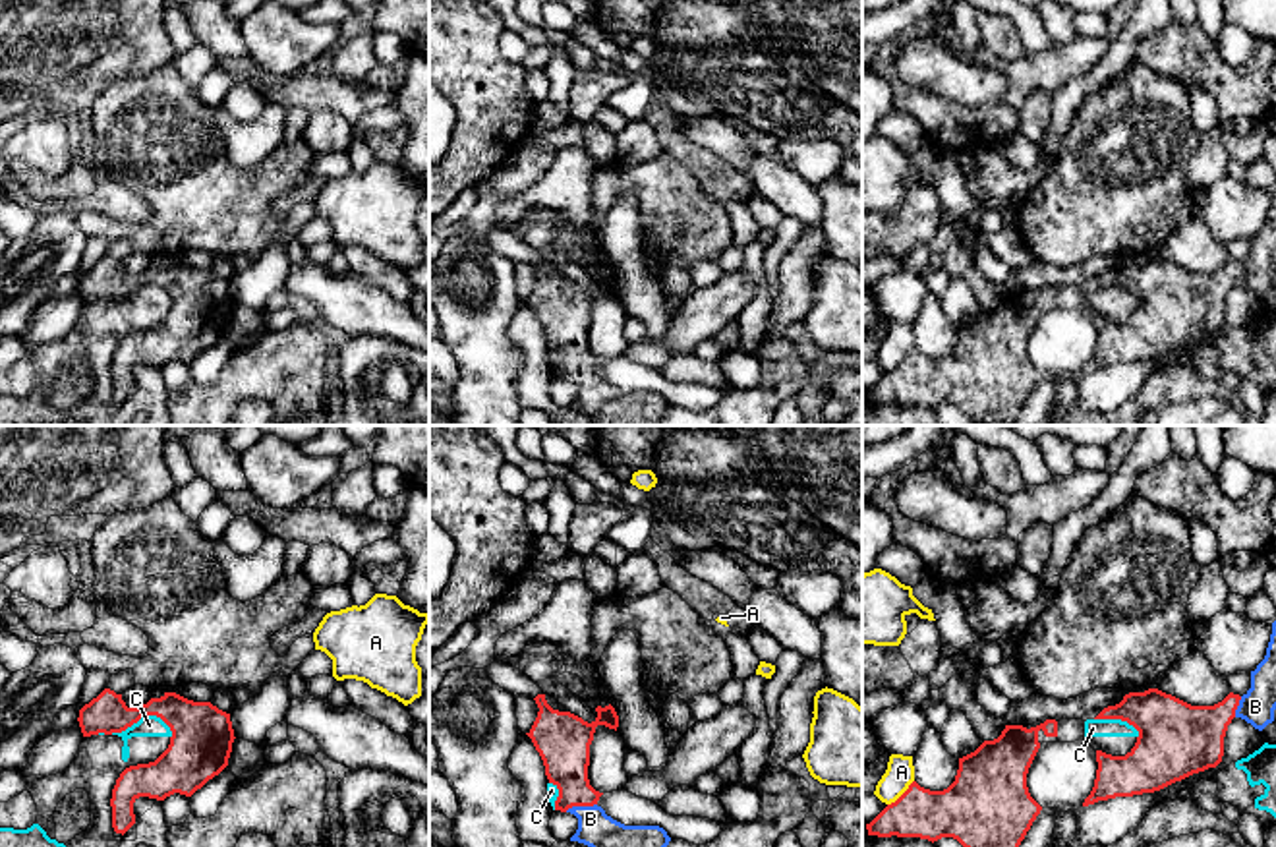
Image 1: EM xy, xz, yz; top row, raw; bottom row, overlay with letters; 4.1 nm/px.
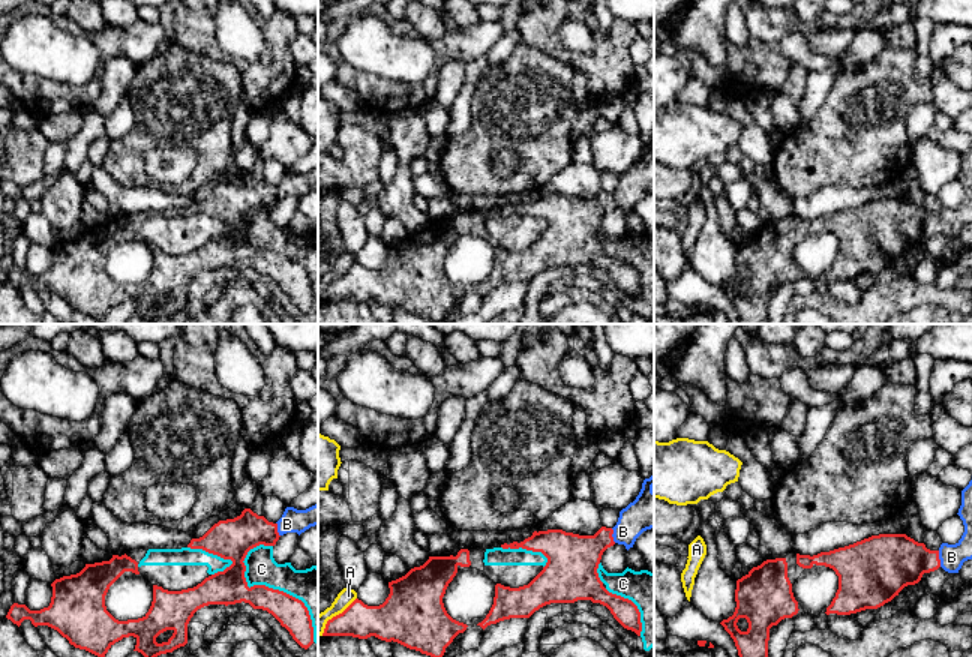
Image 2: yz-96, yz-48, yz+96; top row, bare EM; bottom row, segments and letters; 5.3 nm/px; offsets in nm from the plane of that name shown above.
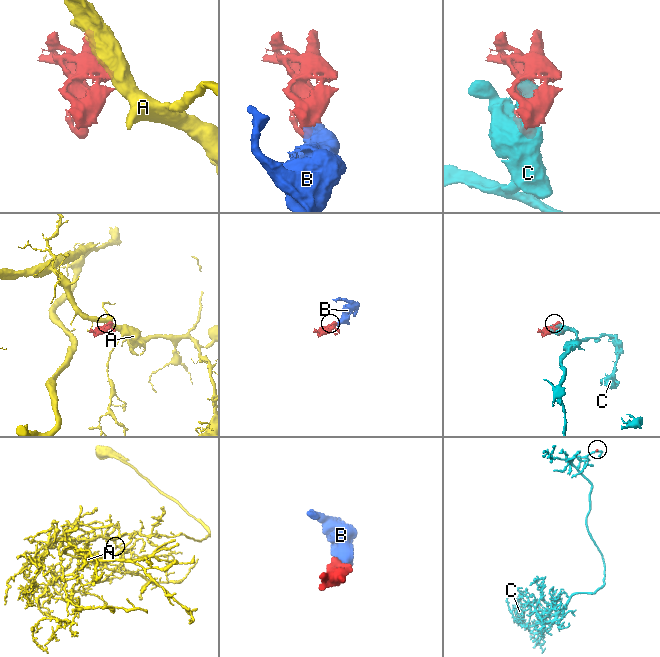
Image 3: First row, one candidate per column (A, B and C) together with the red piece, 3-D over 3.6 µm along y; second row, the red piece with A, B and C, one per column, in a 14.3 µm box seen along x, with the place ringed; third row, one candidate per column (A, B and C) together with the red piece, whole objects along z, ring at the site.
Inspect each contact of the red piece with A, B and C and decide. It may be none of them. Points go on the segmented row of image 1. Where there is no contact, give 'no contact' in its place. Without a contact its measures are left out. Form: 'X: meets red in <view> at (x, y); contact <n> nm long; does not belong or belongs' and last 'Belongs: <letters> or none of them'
A: meets red in yz at (903, 793); contact 160 nm long; does not belong
B: meets red in xz at (580, 805); contact 140 nm long; belongs
C: meets red in xy at (142, 716); contact 260 nm long; does not belong
Belongs: B

